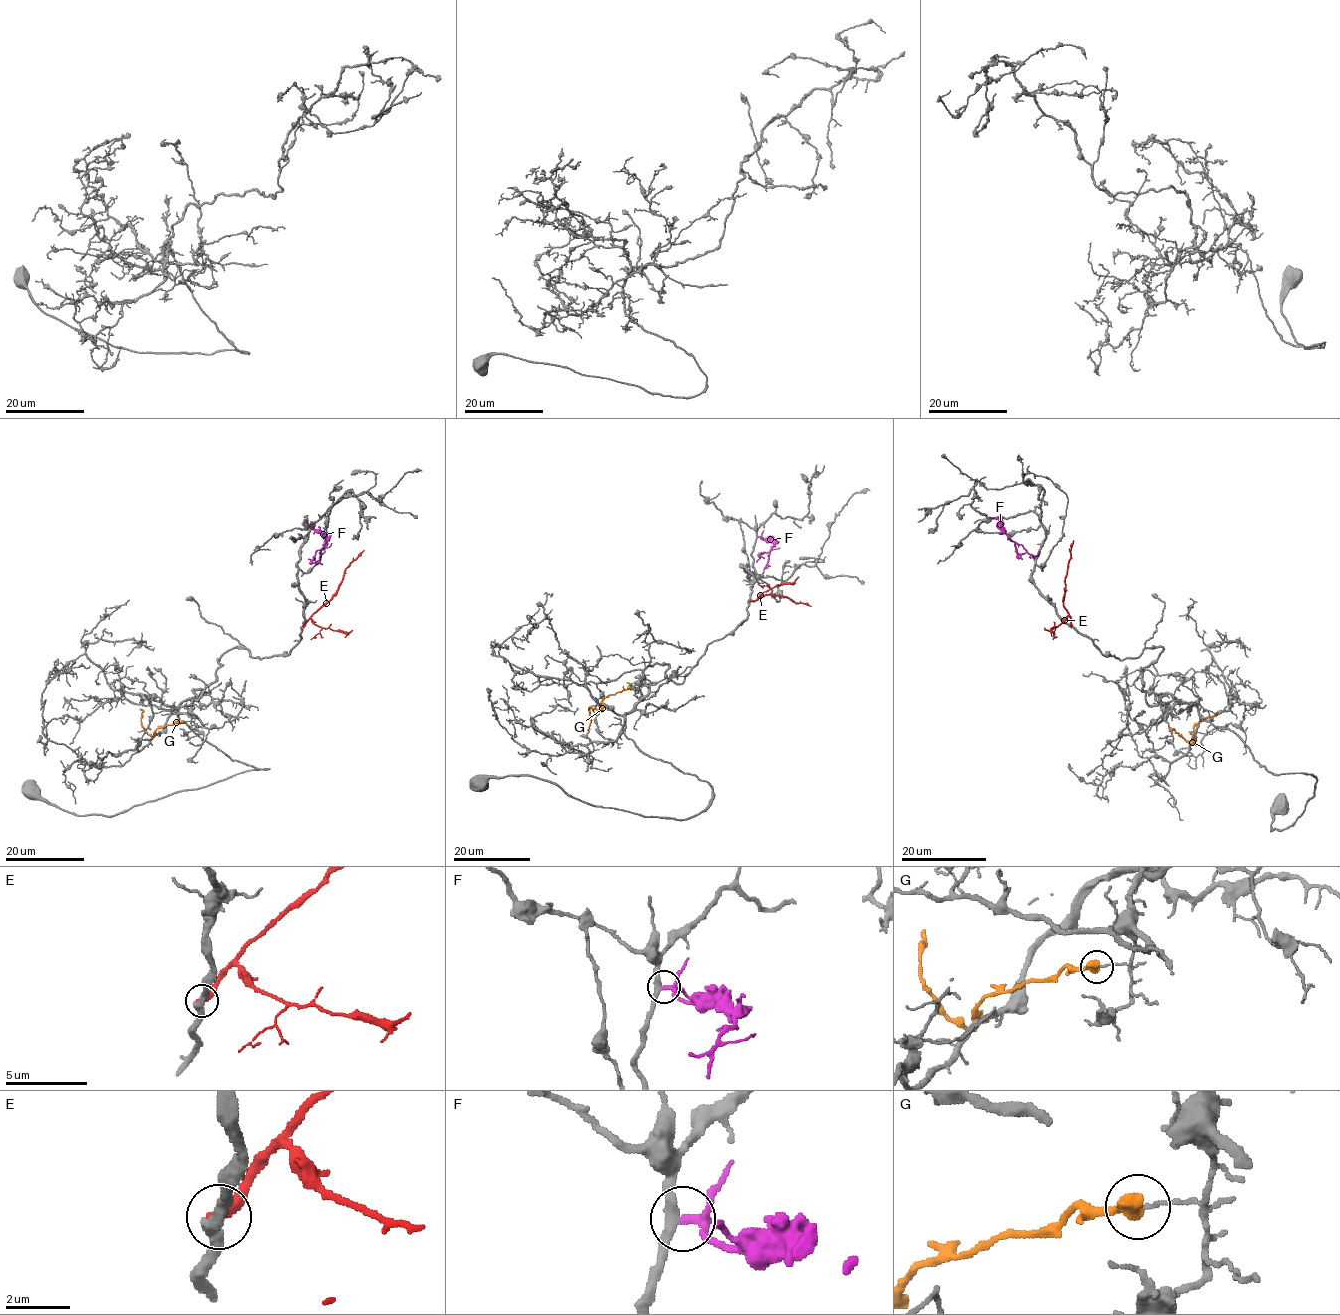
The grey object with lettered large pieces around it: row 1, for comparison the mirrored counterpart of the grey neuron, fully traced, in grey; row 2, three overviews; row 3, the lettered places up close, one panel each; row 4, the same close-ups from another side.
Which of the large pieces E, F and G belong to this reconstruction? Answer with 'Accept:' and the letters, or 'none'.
Accept: none

